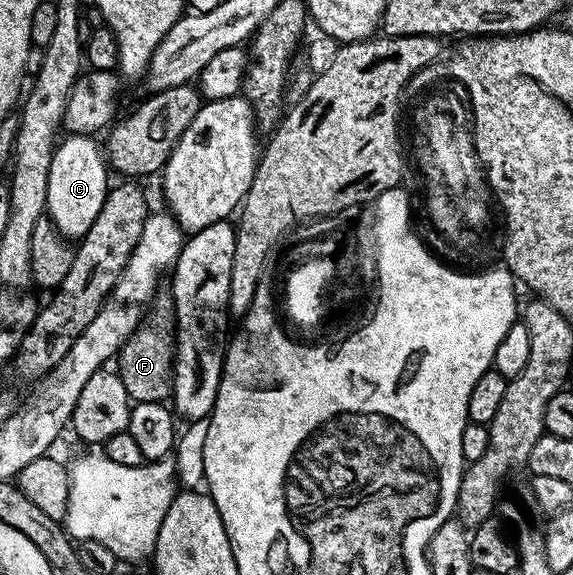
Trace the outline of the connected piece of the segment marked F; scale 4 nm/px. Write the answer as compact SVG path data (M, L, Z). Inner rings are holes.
M157 288L148 302L144 317L118 354L118 372L128 392L129 402L167 402L172 396L172 372L176 358L176 304L171 288Z

